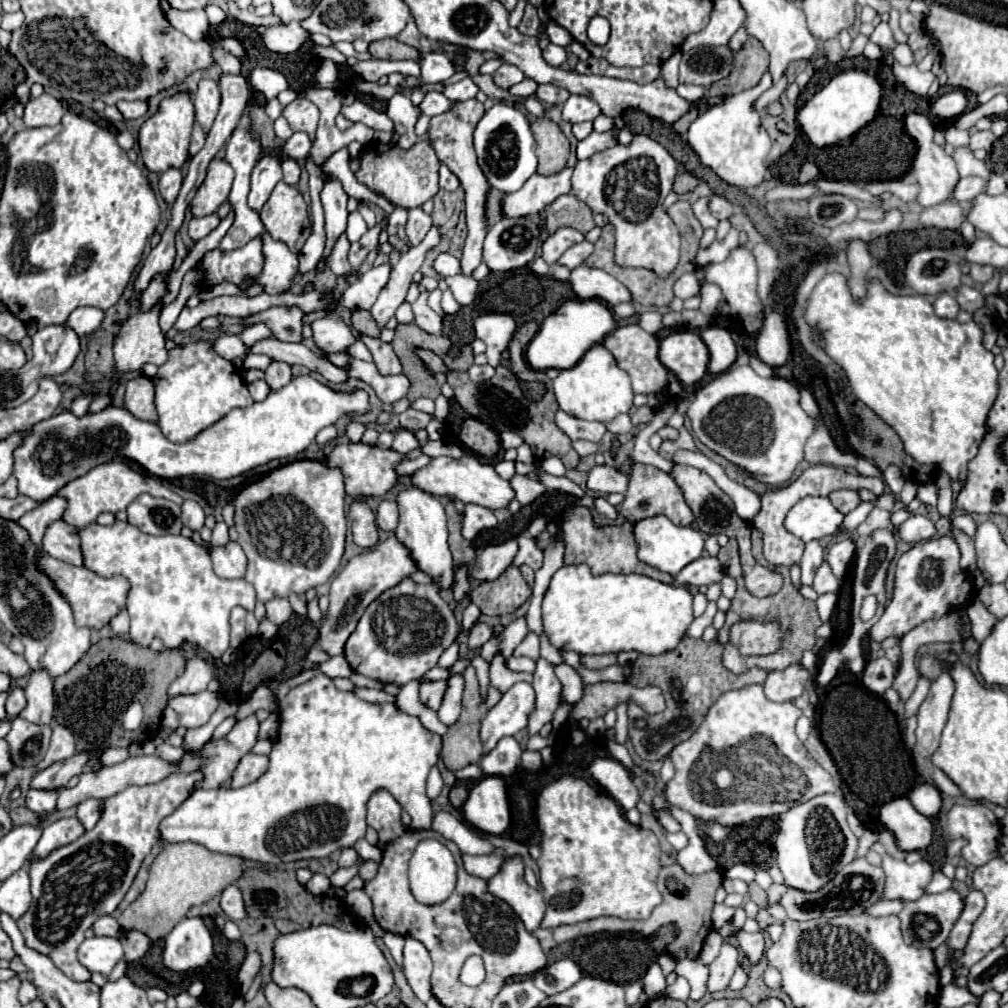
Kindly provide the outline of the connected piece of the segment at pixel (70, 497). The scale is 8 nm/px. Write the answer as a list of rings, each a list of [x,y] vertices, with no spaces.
[[[124,462],[100,464],[100,466],[92,468],[86,476],[80,476],[78,480],[72,480],[70,484],[66,484],[62,488],[60,496],[66,496],[66,500],[68,500],[68,508],[62,516],[62,520],[66,520],[68,524],[72,524],[76,528],[86,528],[102,512],[112,512],[114,514],[118,510],[126,510],[128,504],[134,502],[144,492],[150,494],[150,496],[158,496],[158,498],[166,498],[166,500],[172,500],[176,504],[182,504],[182,498],[176,492],[172,492],[164,484],[162,478],[156,478],[156,476],[150,476],[150,474],[140,474]]]

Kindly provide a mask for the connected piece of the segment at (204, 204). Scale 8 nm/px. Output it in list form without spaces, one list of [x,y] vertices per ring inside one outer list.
[[[214,158],[210,162],[208,168],[208,176],[202,184],[202,188],[198,188],[190,208],[194,216],[208,216],[214,214],[220,204],[226,202],[230,188],[232,188],[232,180],[234,180],[234,170],[230,168],[230,164],[226,164],[226,160],[218,160]]]

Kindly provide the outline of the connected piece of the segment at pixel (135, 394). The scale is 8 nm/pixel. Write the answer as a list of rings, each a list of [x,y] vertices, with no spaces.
[[[138,376],[126,384],[124,408],[140,420],[158,422],[158,414],[154,408],[154,384],[150,378]]]

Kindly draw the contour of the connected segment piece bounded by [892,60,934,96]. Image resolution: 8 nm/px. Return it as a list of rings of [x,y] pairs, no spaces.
[[[894,60],[892,64],[892,72],[898,78],[898,82],[902,82],[910,92],[920,96],[926,96],[930,84],[934,82],[932,72],[920,72],[916,66],[902,66],[898,60]]]

